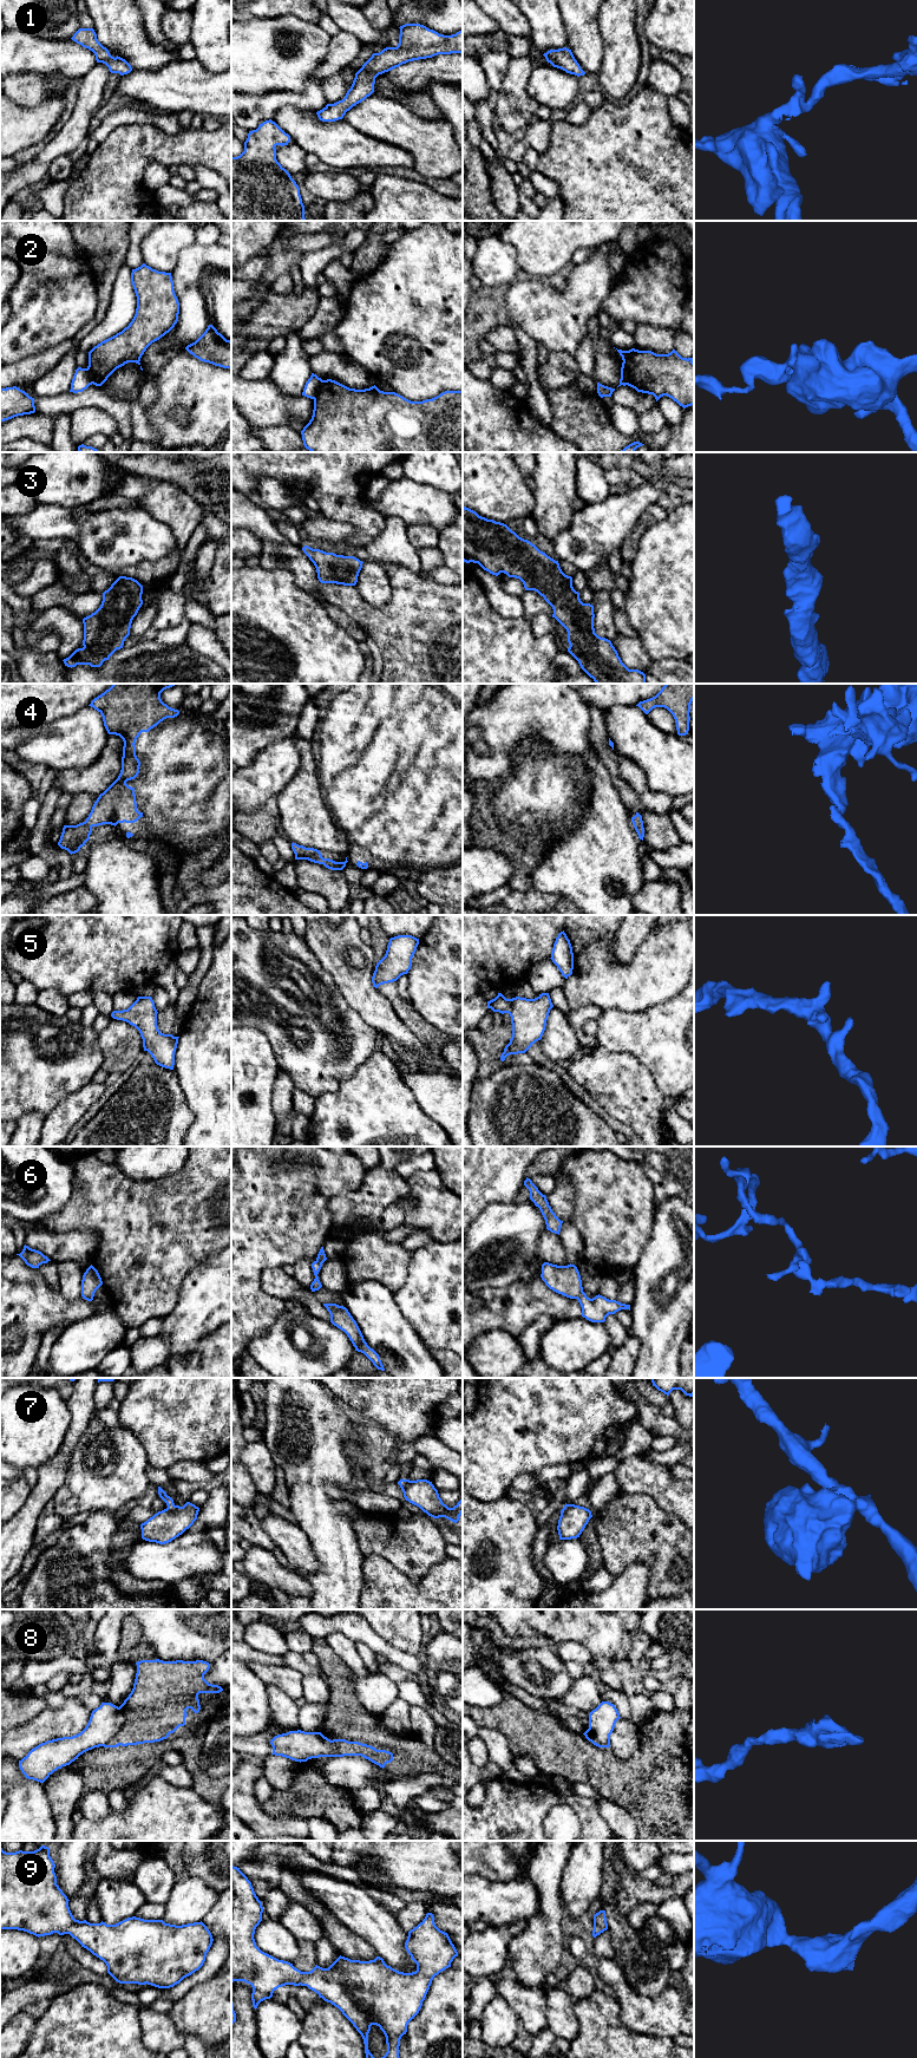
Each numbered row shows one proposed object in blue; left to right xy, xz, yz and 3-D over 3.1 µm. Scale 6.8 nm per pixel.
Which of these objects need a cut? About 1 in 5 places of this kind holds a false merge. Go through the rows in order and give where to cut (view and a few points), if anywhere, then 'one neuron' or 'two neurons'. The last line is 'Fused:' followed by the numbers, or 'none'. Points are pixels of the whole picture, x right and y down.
1: cut none; one neuron
2: cut xz (322, 380), (318, 393), (313, 398); two neurons
3: cut none; one neuron
4: cut none; one neuron
5: cut none; one neuron
6: cut none; one neuron
7: cut xy (174, 1504), (168, 1508); two neurons
8: cut xy (119, 1707), (124, 1723), (102, 1745); two neurons
9: cut none; one neuron
Fused: 2, 7, 8

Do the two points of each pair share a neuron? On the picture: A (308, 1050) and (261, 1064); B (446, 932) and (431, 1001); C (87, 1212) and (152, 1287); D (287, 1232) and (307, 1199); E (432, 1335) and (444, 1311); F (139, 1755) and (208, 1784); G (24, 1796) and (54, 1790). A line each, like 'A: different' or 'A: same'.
A: different
B: same
C: same
D: same
E: same
F: same
G: different

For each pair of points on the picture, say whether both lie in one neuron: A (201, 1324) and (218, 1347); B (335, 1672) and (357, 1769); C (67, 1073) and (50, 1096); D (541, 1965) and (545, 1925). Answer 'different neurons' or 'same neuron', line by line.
A: different neurons
B: different neurons
C: same neuron
D: same neuron

